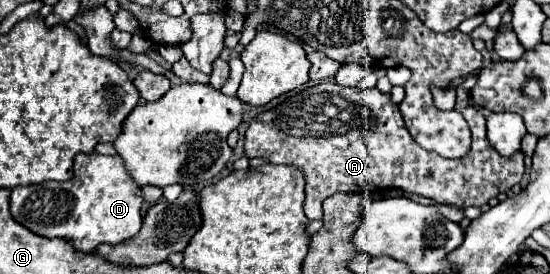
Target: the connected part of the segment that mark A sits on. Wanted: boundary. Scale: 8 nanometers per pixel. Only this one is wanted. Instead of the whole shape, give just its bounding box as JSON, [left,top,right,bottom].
[244,80,524,220]

